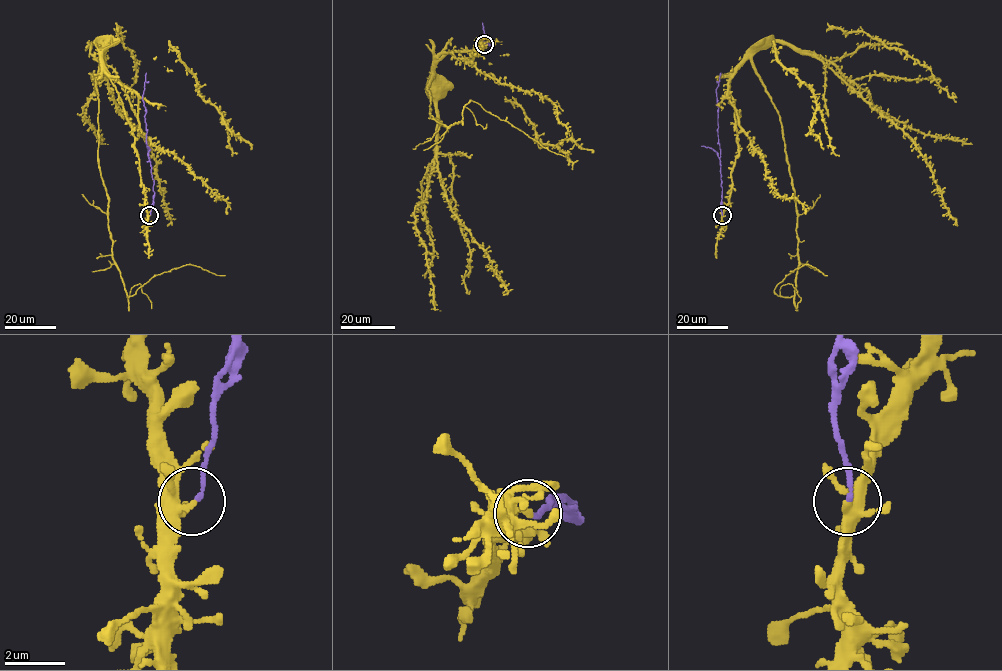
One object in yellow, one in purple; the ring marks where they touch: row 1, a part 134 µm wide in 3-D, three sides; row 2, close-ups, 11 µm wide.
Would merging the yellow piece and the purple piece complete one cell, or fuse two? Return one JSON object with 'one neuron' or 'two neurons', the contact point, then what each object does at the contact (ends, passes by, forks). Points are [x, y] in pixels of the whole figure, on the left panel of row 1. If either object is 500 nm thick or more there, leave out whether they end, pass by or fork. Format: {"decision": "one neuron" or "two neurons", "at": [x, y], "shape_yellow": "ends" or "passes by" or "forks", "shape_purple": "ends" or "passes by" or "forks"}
{"decision": "two neurons", "at": [149, 215], "shape_yellow": "forks", "shape_purple": "ends"}

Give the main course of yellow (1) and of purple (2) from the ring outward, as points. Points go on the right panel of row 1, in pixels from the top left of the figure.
1: (721, 215), (748, 58), (797, 215), (795, 294), (775, 292), (802, 265), (827, 276)
2: (721, 215), (716, 93), (721, 73)

